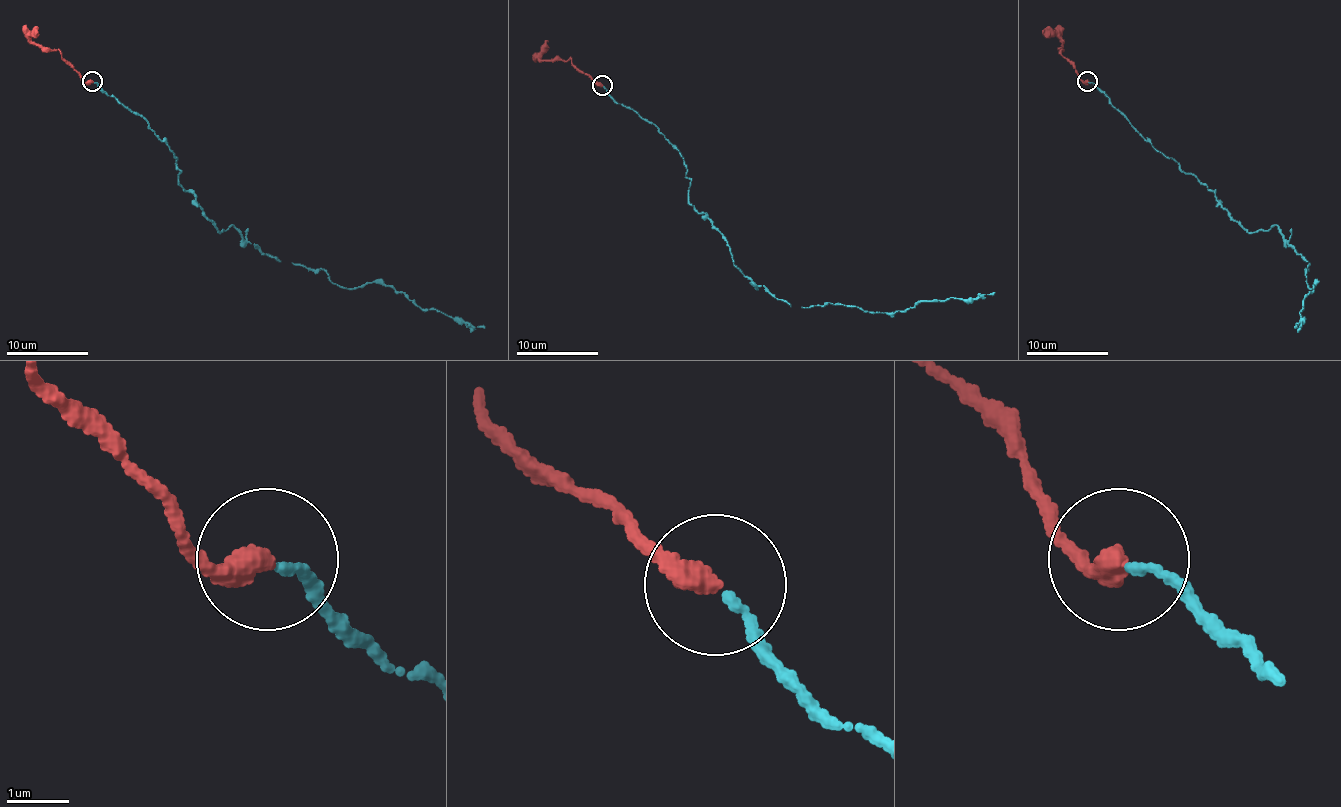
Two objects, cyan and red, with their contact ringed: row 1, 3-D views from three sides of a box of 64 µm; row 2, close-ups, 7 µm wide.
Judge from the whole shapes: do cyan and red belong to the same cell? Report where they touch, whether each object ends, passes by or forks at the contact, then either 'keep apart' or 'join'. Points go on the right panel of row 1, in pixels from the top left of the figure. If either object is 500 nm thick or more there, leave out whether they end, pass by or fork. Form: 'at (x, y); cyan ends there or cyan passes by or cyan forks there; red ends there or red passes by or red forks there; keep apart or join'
at (1087, 81); cyan ends there; red ends there; join

